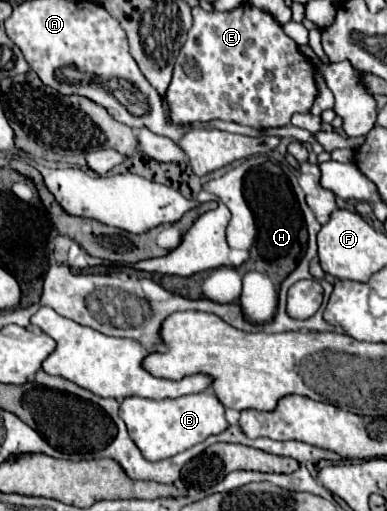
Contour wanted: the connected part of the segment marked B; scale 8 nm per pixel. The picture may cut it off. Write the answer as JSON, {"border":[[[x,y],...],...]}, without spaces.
{"border":[[[212,391],[184,395],[178,399],[160,399],[160,401],[144,397],[126,397],[120,405],[120,417],[128,427],[130,439],[136,443],[136,447],[148,461],[174,457],[202,443],[206,437],[218,435],[228,429],[224,405]]]}

